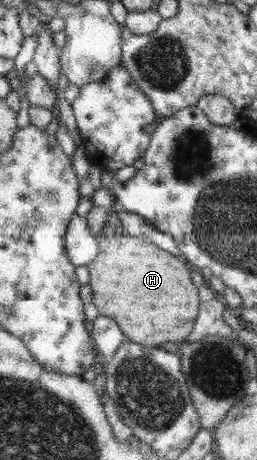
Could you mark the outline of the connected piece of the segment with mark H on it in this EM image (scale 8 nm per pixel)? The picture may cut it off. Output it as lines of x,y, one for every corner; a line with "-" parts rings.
119,235
119,239
97,237
98,252
86,265
91,289
91,304
97,309
98,316
109,317
121,330
129,342
139,346
159,347
165,342
183,342
191,333
200,302
197,288
190,280
190,266
180,256
171,255
159,249
147,238
140,236

